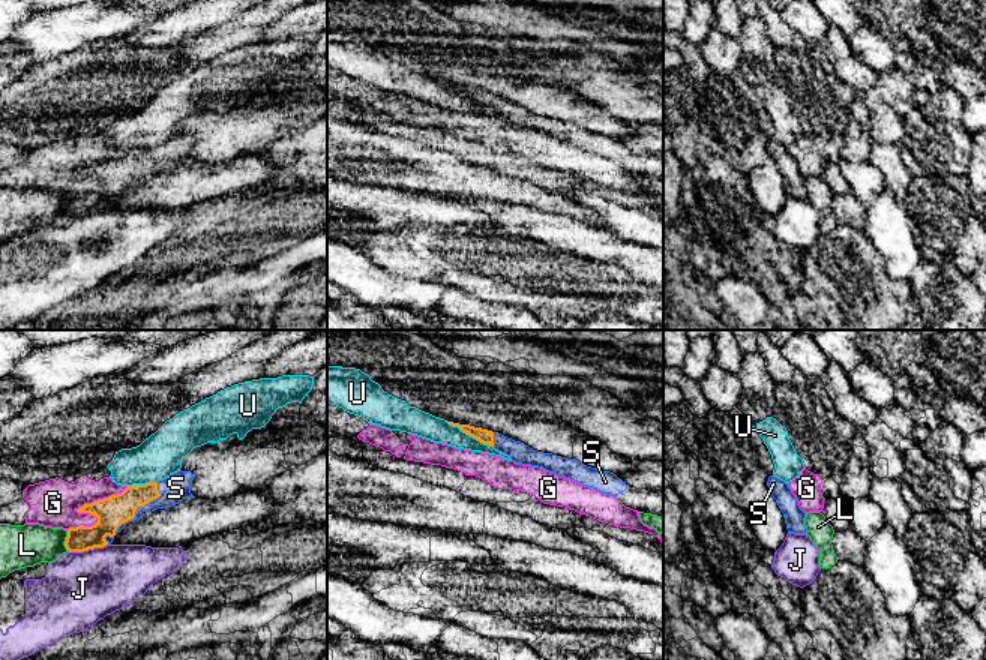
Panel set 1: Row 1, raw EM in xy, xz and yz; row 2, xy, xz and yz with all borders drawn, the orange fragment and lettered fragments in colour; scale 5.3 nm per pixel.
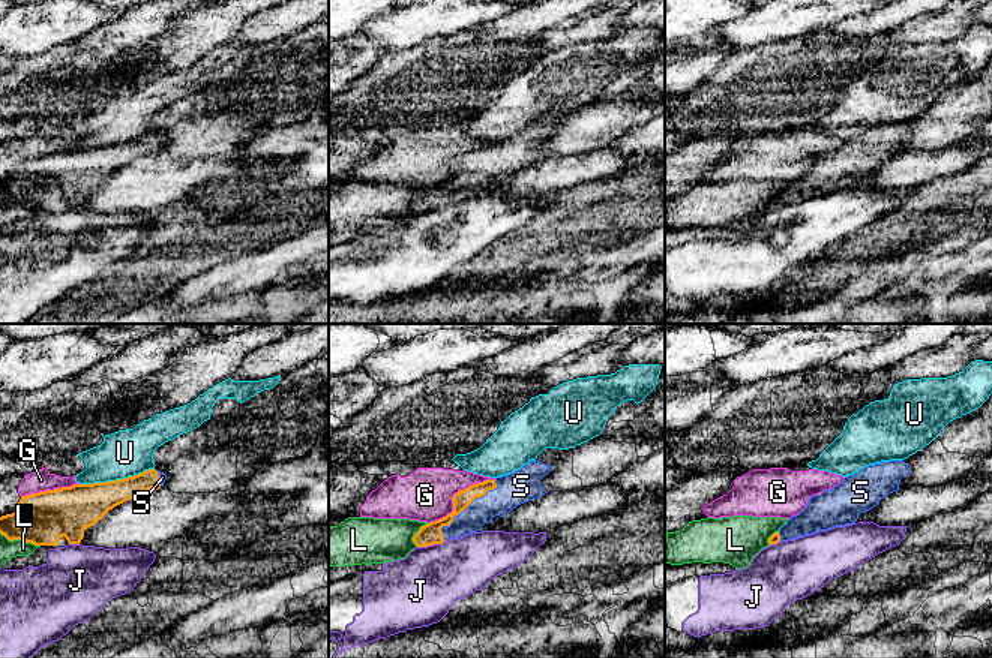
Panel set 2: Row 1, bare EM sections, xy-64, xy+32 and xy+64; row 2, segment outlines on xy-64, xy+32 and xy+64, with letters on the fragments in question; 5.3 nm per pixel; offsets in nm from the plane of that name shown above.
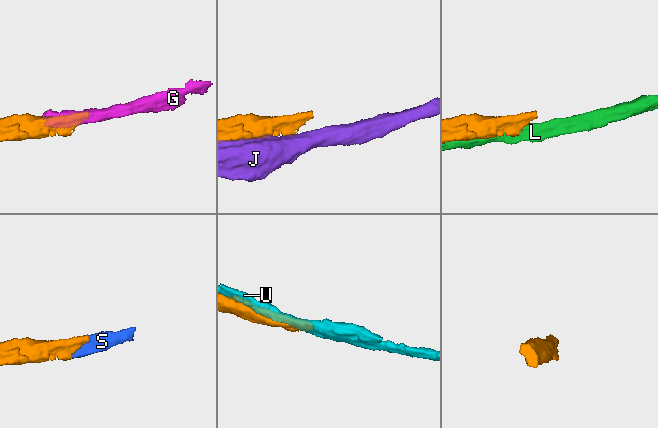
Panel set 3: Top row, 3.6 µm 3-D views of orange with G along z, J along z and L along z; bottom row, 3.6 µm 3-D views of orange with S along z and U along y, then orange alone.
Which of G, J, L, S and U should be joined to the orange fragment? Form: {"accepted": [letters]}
{"accepted": ["S"]}

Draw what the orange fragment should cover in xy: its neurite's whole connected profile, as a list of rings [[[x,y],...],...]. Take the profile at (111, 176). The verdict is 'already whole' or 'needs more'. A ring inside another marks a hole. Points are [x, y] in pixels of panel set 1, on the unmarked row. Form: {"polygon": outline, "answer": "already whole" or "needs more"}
{"polygon": [[[177,135],[158,147],[132,148],[122,158],[84,168],[77,176],[90,177],[98,182],[92,190],[80,189],[68,194],[65,210],[69,216],[84,216],[111,208],[114,200],[129,186],[134,186],[158,172],[179,168],[191,158],[194,138]]], "answer": "needs more"}

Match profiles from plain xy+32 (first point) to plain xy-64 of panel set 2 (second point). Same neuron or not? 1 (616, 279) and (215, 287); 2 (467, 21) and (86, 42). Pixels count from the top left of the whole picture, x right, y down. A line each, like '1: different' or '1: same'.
1: same
2: different

